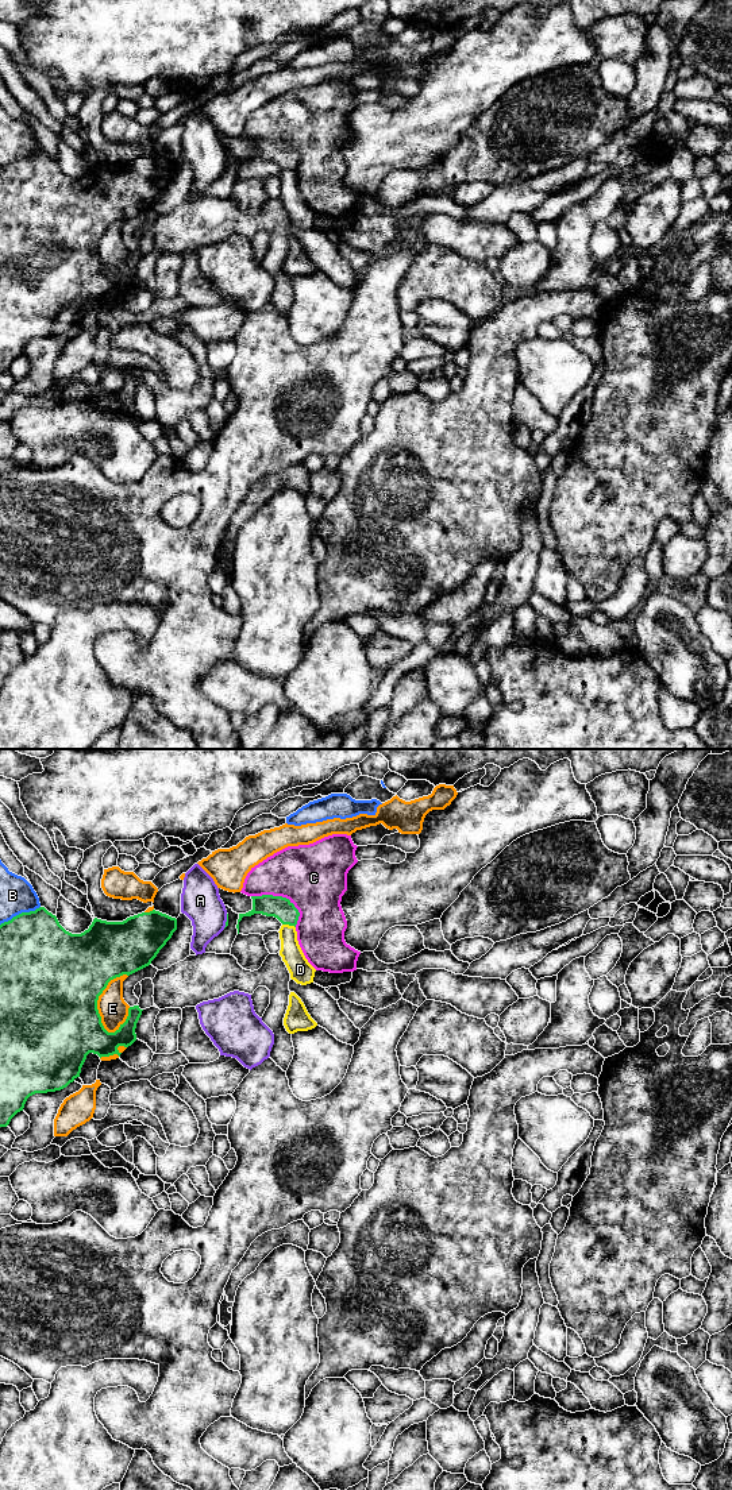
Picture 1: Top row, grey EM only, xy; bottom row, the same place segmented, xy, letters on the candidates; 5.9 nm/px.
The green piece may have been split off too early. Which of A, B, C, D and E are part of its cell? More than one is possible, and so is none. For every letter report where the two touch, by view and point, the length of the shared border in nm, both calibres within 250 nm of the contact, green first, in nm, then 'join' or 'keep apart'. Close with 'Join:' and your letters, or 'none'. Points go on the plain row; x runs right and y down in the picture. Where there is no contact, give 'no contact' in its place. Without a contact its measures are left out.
A: xy (227, 165) | 90 nm | 20/240 nm | keep apart
B: xy (19, 158) | 260 nm | 440/200 nm | keep apart
C: xy (284, 142) | 320 nm | 130/400 nm | keep apart
D: xy (289, 169) | 80 nm | 130/130 nm | keep apart
E: xy (97, 243) | 380 nm | 500/170 nm | keep apart
Join: none

